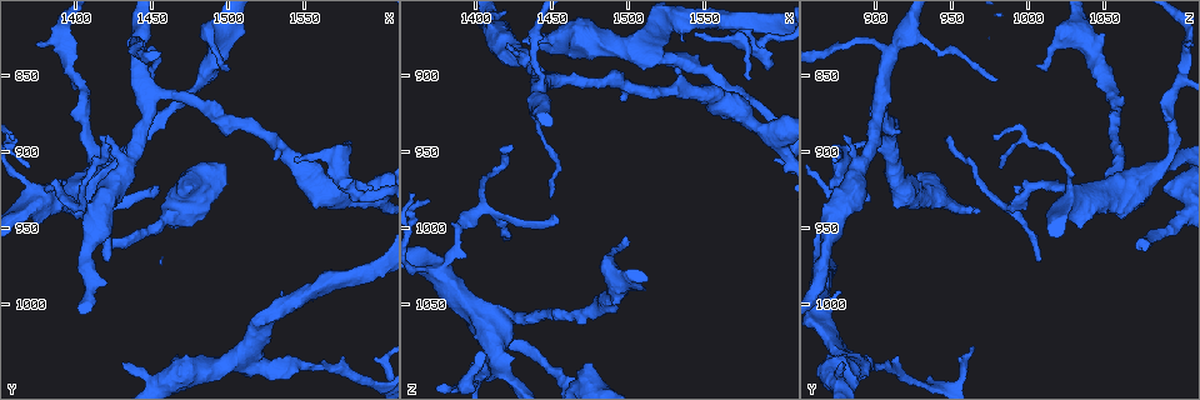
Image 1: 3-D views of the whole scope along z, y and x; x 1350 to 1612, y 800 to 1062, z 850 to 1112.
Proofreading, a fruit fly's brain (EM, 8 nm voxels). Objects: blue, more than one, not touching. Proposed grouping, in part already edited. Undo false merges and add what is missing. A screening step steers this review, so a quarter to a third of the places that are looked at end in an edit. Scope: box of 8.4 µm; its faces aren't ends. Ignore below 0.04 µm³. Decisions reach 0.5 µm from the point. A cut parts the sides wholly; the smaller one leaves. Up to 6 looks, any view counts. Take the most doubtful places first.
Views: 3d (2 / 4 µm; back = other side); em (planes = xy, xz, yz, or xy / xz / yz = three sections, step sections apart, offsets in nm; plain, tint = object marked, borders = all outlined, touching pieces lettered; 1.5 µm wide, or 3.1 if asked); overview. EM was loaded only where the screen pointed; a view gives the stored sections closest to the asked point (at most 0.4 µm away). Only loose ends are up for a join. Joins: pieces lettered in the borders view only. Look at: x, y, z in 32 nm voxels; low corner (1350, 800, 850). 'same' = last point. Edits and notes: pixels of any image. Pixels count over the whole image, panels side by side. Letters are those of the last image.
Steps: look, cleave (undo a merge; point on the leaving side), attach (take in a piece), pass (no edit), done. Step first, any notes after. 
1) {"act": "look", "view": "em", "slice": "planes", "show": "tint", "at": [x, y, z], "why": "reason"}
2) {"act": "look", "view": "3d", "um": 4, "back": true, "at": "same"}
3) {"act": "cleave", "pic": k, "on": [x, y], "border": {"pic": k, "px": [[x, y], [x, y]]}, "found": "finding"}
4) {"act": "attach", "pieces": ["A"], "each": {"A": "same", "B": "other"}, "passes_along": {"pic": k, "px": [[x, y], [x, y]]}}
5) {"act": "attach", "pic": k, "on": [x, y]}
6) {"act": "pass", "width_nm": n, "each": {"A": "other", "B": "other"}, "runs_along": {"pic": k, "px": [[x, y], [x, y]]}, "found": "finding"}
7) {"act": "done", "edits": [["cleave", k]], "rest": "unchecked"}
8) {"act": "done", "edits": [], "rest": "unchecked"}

{"act": "look", "view": "3d", "um": 4, "at": [1442, 836, 910], "why": "calibre changes"}

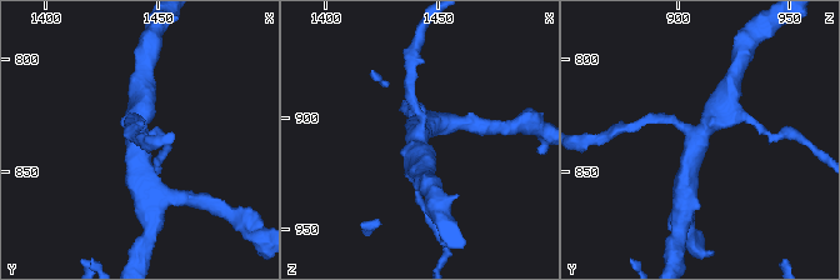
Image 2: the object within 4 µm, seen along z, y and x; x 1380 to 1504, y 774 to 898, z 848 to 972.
{"act": "look", "view": "em", "slice": "planes", "show": "borders", "at": [1441, 835, 910]}

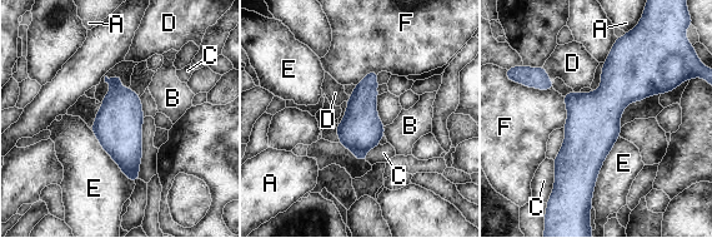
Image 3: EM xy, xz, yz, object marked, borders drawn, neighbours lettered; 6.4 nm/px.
{"act": "pass", "width_nm": 280, "each": {"A": "other", "B": "other", "C": "other", "D": "other", "E": "other", "F": "other"}, "border": {"pic": 3, "px": [[542, 67], [552, 83]]}, "found": "one cell here"}

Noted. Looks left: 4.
{"act": "look", "view": "em", "slice": "xz", "step": 4, "show": "borders", "at": [1424, 892, 950], "why": "branch stops here"}

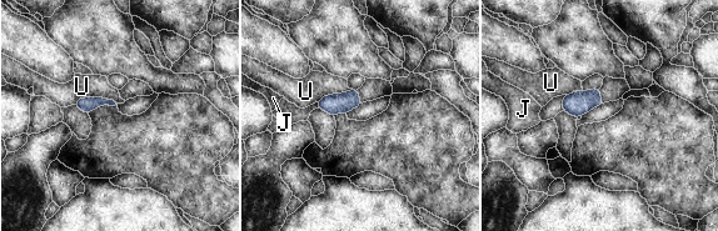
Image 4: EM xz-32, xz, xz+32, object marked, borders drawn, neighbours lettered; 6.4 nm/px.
{"act": "pass", "each": {"J": "other", "U": "other"}, "found": "no lettered piece goes on from it"}

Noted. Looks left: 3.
{"act": "look", "view": "em", "slice": "xy", "step": 8, "show": "borders", "at": [1426, 916, 886], "why": "sudden change in width"}

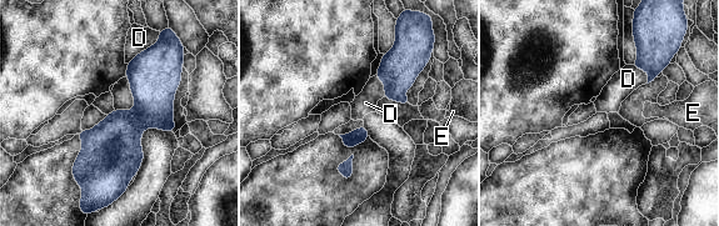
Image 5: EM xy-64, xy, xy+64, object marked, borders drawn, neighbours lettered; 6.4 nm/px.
{"act": "look", "view": "em", "slice": "planes", "show": "borders", "at": "same", "why": "another direction"}

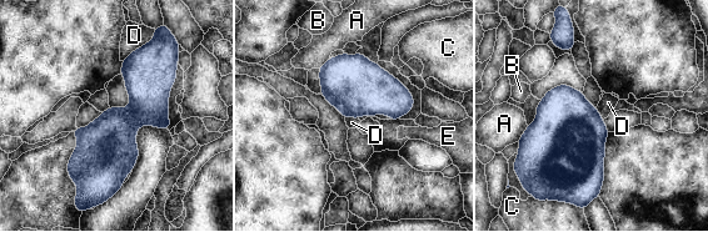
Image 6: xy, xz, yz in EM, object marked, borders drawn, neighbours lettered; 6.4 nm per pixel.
{"act": "pass", "longest_contact_nm": ["D", 240], "each": {"A": "other", "B": "other", "C": "other", "D": "other", "E": "other"}, "found": "all the same cell"}

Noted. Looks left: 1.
{"act": "done", "edits": [], "rest": "unchecked"}

